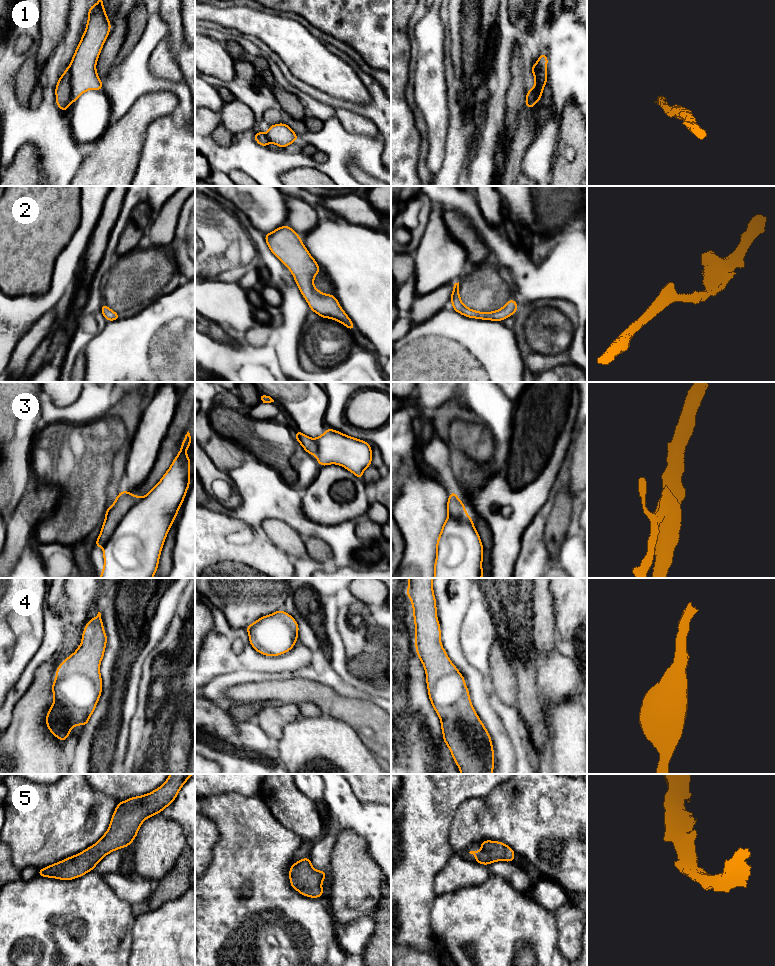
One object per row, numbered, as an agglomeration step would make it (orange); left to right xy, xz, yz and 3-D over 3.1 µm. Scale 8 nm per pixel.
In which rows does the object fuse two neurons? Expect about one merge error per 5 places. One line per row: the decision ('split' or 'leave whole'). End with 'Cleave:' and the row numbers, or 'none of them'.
1: split
2: leave whole
3: split
4: leave whole
5: leave whole
Cleave: 1, 3

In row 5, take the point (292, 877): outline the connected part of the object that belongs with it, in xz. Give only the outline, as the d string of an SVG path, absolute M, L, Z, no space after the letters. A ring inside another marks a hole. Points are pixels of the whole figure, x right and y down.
M306 857L293 863L290 867L290 885L303 896L319 898L324 895L322 882L327 874L327 871L315 870L310 857Z

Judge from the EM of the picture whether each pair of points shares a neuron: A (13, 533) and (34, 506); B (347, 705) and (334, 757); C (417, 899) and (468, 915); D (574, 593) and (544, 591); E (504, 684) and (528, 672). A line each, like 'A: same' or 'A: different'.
A: same
B: different
C: different
D: different
E: different

